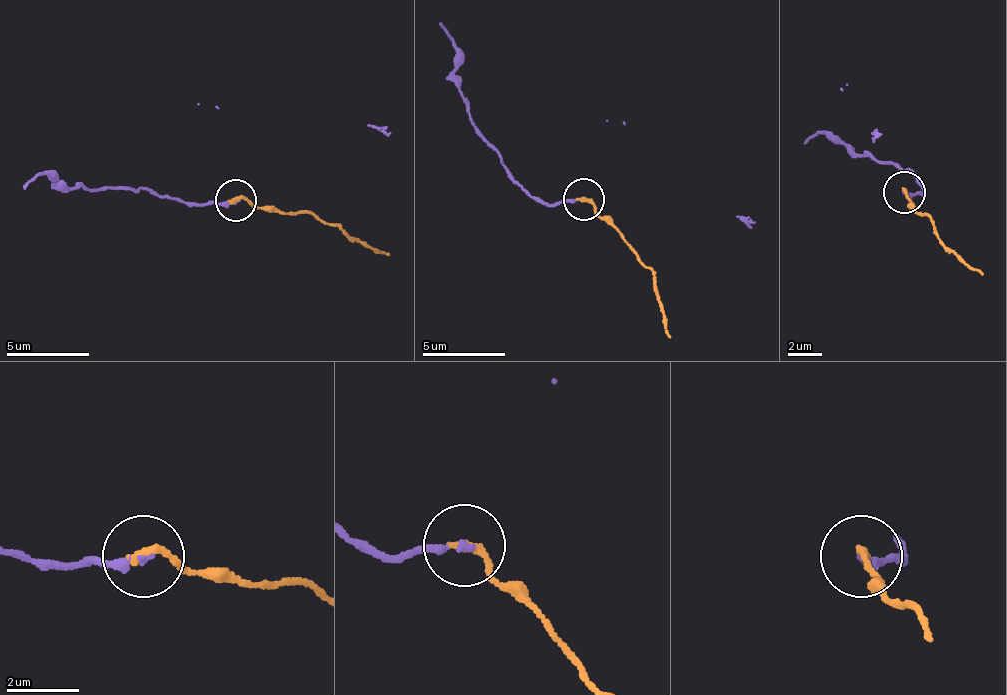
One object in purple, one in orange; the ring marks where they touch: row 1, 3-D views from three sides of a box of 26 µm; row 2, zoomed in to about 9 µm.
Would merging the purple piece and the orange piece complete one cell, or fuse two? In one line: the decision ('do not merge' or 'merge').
merge

